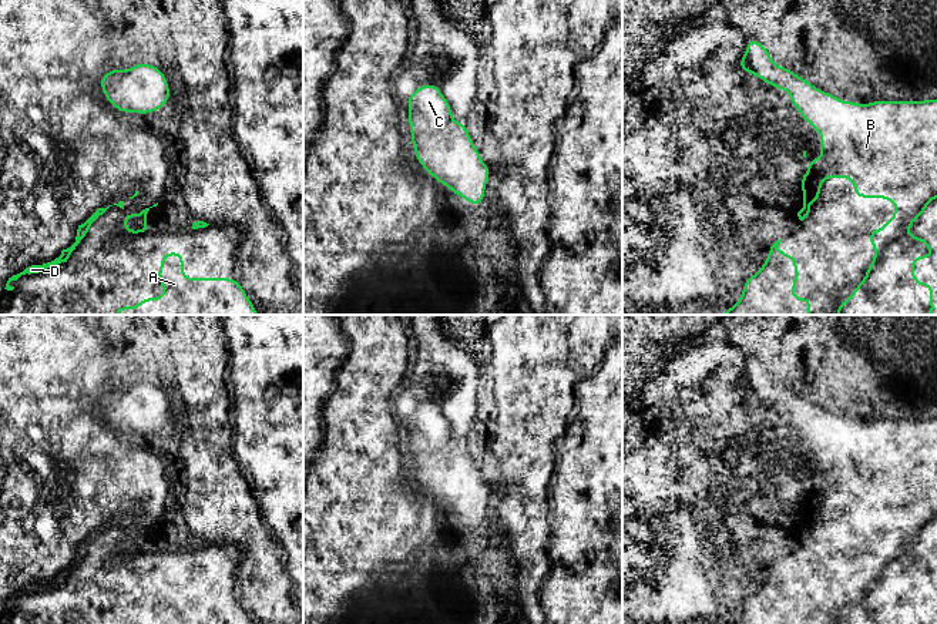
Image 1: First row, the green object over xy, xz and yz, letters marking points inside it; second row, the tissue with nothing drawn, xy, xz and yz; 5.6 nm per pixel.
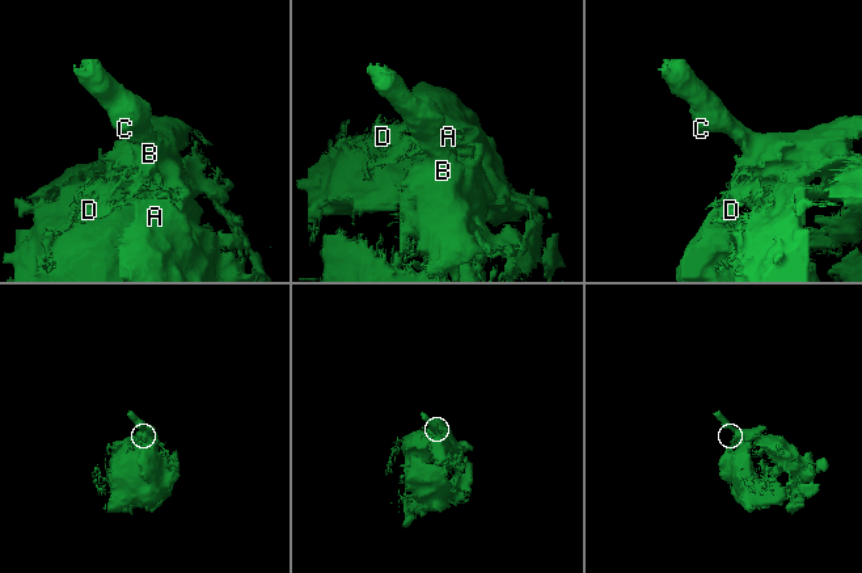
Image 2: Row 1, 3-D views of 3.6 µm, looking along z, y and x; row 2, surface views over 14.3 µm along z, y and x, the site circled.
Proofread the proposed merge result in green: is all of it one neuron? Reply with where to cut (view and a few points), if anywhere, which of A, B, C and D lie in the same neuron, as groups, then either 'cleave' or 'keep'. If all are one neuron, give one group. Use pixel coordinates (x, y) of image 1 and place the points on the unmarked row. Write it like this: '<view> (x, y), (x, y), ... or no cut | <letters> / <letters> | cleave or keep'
no cut | A B C D | keep

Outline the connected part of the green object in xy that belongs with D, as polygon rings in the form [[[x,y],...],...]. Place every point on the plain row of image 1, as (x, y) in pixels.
[[[98,527],[84,543],[78,544],[78,548],[77,548],[77,556],[75,556],[75,561],[67,567],[67,568],[63,568],[61,573],[51,578],[51,580],[47,580],[47,581],[41,581],[41,583],[37,583],[37,584],[31,584],[28,587],[26,587],[23,591],[17,593],[17,594],[13,594],[11,597],[9,597],[7,603],[6,603],[6,607],[7,610],[13,610],[14,605],[10,605],[9,603],[11,600],[17,600],[21,594],[26,594],[26,593],[38,593],[38,591],[43,591],[43,590],[48,590],[54,586],[60,586],[63,584],[64,581],[67,581],[67,578],[70,577],[71,571],[75,568],[75,566],[80,563],[80,560],[85,556],[85,553],[88,551],[91,543],[100,536],[103,534],[107,529],[107,527]]]

